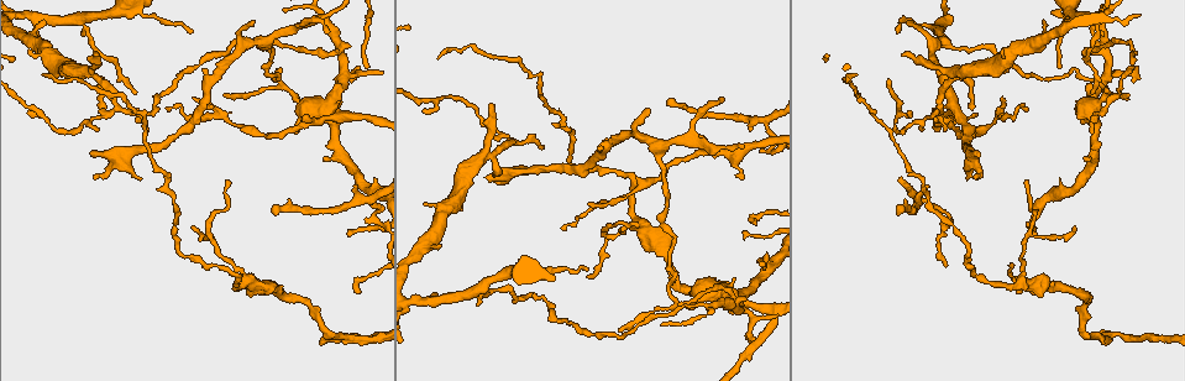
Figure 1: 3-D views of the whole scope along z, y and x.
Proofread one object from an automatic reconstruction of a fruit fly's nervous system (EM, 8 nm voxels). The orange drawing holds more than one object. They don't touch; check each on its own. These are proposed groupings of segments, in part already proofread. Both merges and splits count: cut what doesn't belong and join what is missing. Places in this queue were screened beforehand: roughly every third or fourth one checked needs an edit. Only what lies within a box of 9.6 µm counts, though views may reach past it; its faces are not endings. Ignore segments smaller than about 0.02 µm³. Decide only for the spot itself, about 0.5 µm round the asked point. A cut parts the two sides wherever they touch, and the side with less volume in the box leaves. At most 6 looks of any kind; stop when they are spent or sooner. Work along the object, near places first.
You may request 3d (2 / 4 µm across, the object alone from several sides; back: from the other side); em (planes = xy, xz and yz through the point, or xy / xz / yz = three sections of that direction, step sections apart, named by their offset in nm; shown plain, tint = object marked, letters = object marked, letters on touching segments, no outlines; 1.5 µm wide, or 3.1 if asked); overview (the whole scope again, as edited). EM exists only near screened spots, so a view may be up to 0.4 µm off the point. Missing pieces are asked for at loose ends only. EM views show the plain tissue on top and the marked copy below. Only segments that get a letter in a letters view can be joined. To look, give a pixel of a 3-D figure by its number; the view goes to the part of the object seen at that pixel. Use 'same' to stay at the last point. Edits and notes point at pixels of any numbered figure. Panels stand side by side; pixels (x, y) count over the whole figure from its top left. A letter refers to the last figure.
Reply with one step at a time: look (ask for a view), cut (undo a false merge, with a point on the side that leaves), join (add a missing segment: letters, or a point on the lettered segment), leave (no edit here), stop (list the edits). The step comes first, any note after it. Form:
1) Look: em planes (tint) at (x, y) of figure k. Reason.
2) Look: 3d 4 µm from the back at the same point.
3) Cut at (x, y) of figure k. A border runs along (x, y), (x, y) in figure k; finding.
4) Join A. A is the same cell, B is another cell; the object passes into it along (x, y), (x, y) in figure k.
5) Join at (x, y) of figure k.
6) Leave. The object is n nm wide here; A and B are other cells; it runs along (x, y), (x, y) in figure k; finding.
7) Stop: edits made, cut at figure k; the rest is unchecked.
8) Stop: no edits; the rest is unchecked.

Look: em planes (letters) at (909, 23) of figure 1. Thin end.

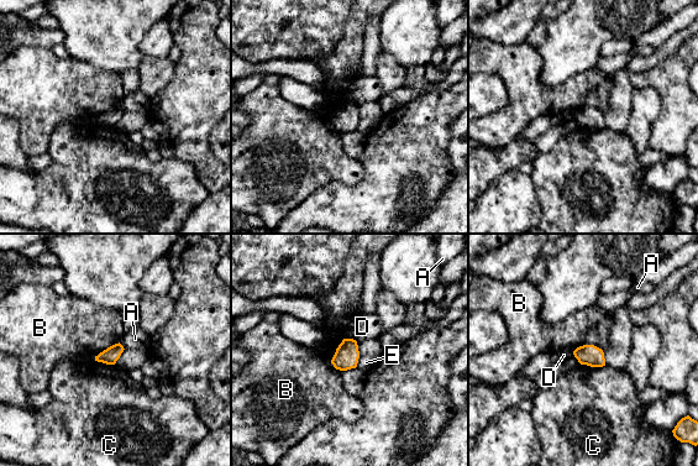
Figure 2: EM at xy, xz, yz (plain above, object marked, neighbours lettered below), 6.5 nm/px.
Leave. A, B, C, D and E are other cells; a border runs along (344, 339), (331, 360), (340, 371) in figure 2; none of them fits.

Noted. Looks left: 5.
Look: em planes (letters) at (495, 104) of figure 1.

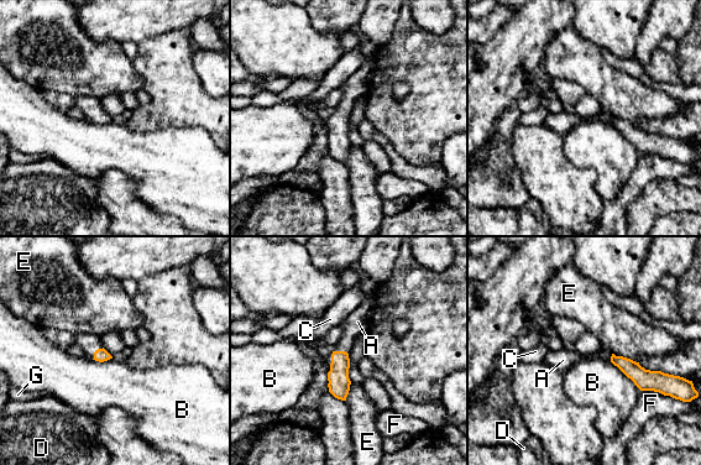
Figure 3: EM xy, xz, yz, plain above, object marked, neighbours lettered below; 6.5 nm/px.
Join A. A is the same cell, B, C, D, E, F and G are other cells; it goes on there.

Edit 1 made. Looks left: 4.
Look: overview. Redraw.

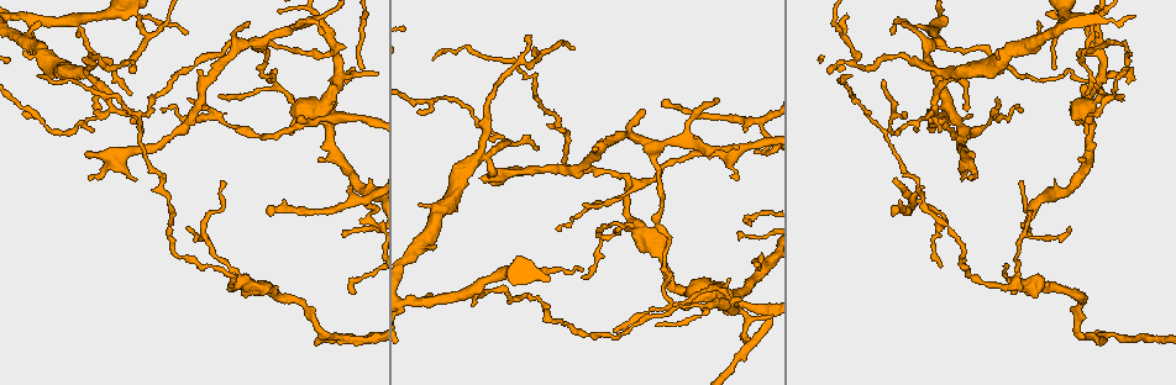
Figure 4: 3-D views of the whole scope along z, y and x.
Look: em planes (letters) at (433, 60) of figure 4. Long arm stops here.

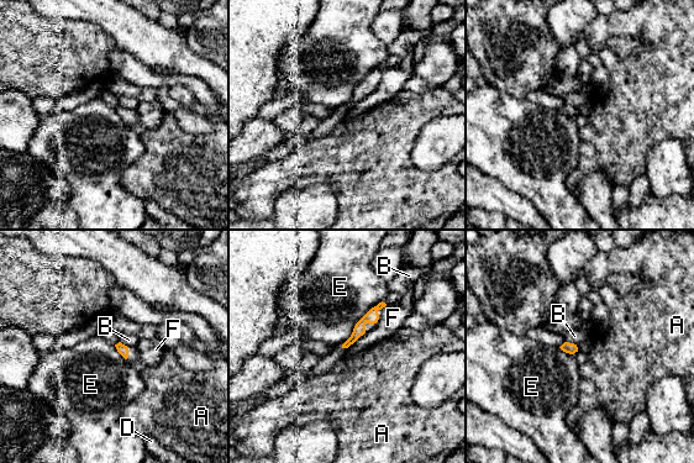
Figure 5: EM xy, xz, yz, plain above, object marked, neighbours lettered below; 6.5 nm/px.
Leave. The object is 70 nm wide here; A, B, D, E and F are other cells; a border runs along (366, 332), (342, 348) in figure 5; none of them fits.

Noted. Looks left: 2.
Stop: edits made, join at figure 3; the rest is unchecked.

